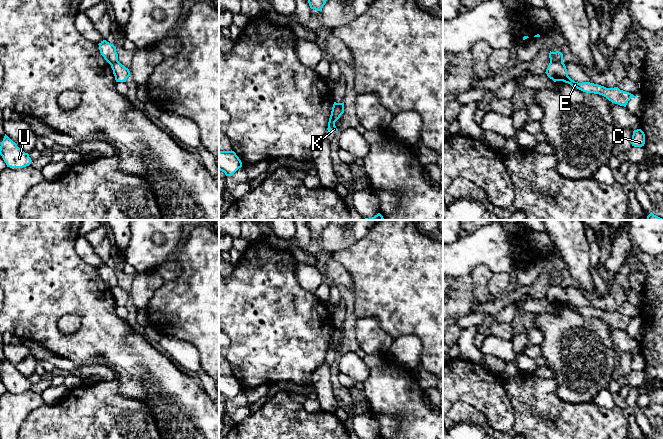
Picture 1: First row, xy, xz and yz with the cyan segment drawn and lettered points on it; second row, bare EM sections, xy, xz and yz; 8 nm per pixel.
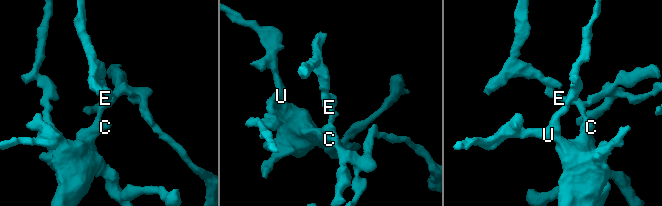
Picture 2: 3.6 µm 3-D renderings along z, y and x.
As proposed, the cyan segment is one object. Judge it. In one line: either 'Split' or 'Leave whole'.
Split

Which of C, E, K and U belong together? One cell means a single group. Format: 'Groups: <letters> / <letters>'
Groups: C E U / K

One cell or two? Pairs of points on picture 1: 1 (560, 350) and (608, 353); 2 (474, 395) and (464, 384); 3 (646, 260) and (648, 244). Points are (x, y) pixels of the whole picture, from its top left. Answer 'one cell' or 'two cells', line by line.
1: one cell
2: one cell
3: two cells

